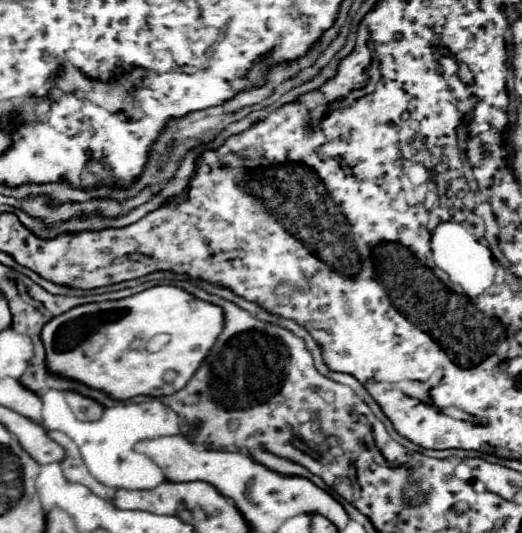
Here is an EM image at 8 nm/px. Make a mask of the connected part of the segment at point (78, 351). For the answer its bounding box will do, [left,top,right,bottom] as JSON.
[41,286,223,400]

